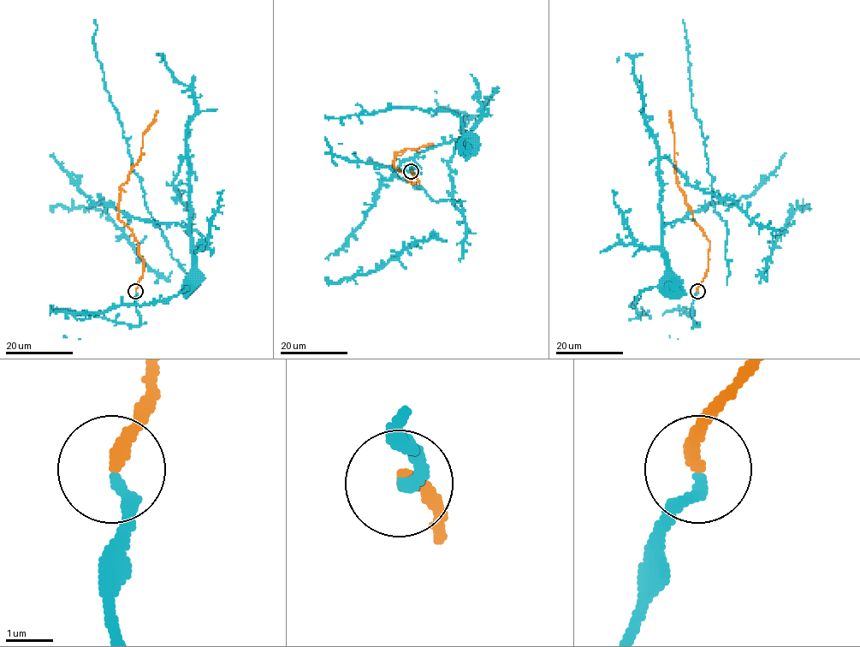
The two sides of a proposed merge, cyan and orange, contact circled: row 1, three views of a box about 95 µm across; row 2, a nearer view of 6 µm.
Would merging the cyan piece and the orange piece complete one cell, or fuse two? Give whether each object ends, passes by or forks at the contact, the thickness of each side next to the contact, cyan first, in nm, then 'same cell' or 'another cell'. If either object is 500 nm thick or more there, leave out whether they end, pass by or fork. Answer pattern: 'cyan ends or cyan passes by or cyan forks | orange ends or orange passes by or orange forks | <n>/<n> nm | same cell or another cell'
cyan ends | orange ends | 240/280 nm | same cell

